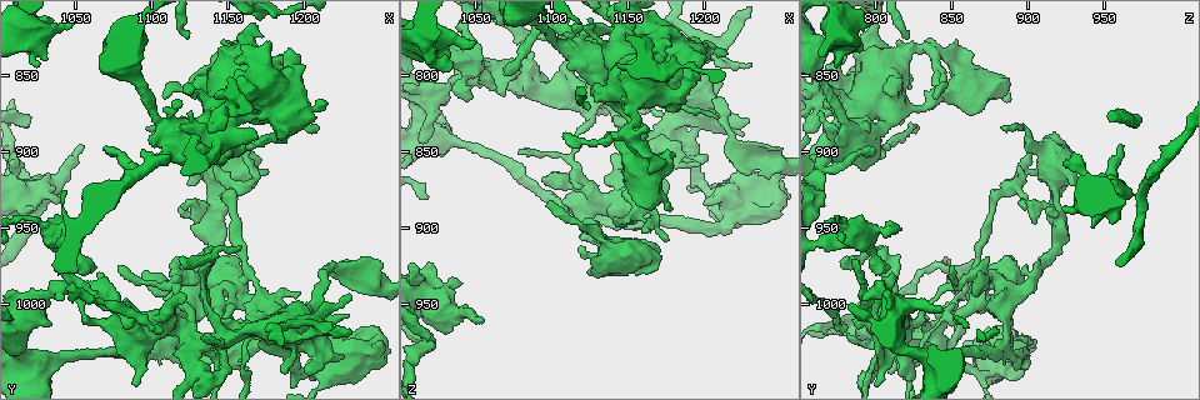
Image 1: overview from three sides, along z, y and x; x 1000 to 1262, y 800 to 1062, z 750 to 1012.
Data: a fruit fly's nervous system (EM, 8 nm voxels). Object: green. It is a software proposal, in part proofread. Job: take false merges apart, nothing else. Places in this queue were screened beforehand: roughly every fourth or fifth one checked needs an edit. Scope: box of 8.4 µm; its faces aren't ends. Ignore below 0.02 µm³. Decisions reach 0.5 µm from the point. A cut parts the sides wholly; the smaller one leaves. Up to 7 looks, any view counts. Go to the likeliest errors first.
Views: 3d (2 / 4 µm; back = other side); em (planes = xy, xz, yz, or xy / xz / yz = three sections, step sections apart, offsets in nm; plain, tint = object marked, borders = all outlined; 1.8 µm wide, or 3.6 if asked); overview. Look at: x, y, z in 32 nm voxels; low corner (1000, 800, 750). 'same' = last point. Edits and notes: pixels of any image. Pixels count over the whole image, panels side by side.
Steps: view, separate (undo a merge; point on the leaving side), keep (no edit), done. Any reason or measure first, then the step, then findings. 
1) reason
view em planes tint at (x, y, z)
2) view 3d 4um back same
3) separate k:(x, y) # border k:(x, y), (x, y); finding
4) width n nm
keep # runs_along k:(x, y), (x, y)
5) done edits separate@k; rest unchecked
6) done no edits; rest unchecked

branch point
view 3d 2um at (1148, 832, 834)

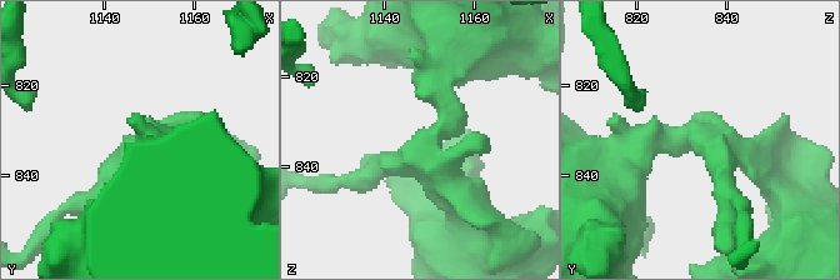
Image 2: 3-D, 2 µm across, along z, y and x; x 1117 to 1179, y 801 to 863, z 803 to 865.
need the tissue
view em planes tint at (1150, 833, 835)

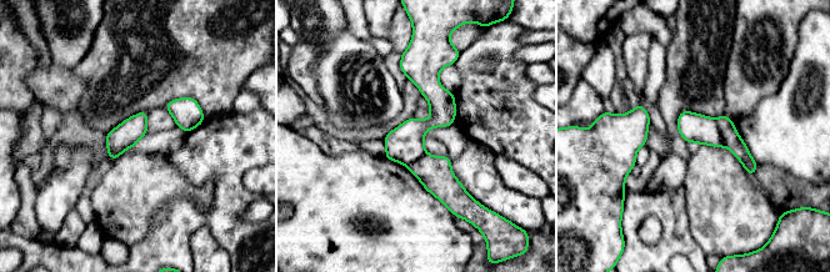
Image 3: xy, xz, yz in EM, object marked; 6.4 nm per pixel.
keep # runs_along 3:(410, 60), (435, 94), (418, 159), (448, 202); all the same neuron

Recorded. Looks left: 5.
sharp bend
view em 3.6um xy step 8 tint at (1138, 968, 804)

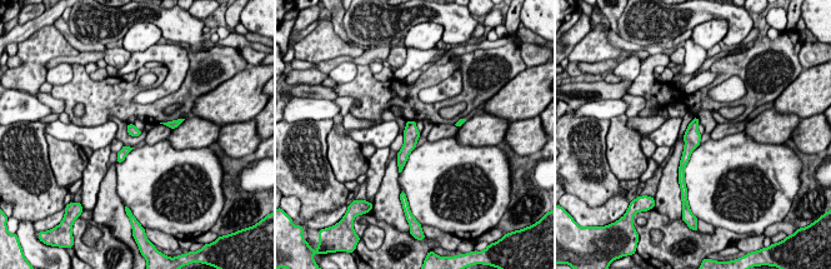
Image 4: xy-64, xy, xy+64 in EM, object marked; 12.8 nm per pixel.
keep # runs_along 4:(413, 124), (401, 163); all the same neuron

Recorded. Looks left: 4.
closes a loop
view 3d 4um at (1122, 1042, 796)

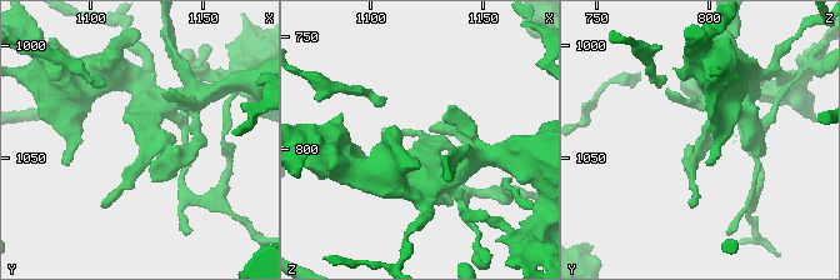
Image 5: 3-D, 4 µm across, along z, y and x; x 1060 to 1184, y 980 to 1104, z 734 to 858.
view em planes borders at (1123, 1043, 796)

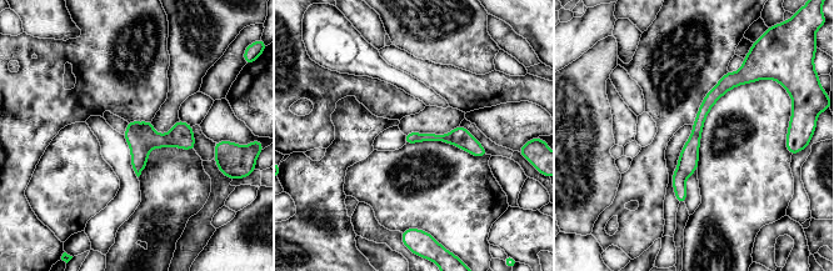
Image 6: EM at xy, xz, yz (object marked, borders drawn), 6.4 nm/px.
width 80 nm
keep # runs_along 6:(742, 79), (700, 116), (682, 200); continuous, no second neuron

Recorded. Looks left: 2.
done no edits; rest unchecked

